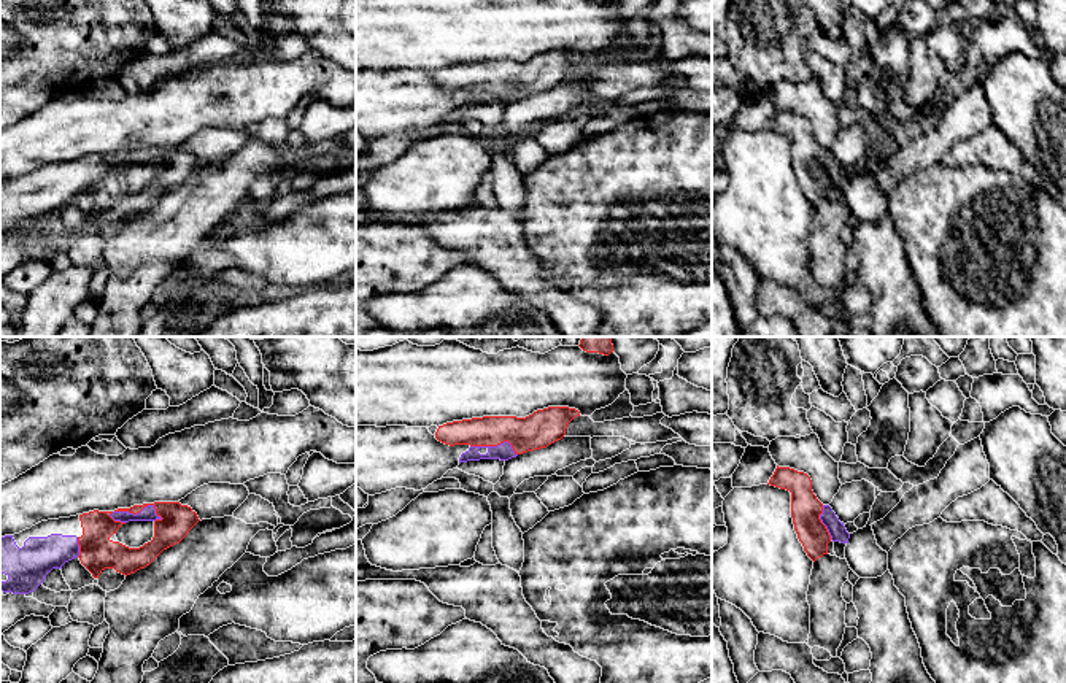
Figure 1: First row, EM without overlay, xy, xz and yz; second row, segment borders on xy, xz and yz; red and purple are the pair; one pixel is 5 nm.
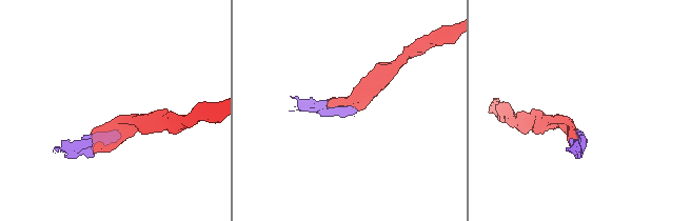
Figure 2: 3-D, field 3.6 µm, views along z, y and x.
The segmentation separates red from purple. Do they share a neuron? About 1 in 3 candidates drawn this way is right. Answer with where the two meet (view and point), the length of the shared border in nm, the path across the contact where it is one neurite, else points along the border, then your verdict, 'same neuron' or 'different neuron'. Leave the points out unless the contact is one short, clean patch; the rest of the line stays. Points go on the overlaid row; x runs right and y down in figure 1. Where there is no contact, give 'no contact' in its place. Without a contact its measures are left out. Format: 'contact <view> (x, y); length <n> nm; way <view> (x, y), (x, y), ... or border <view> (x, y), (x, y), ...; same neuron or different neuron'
contact xy (137, 512); length 280 nm; same neuron

